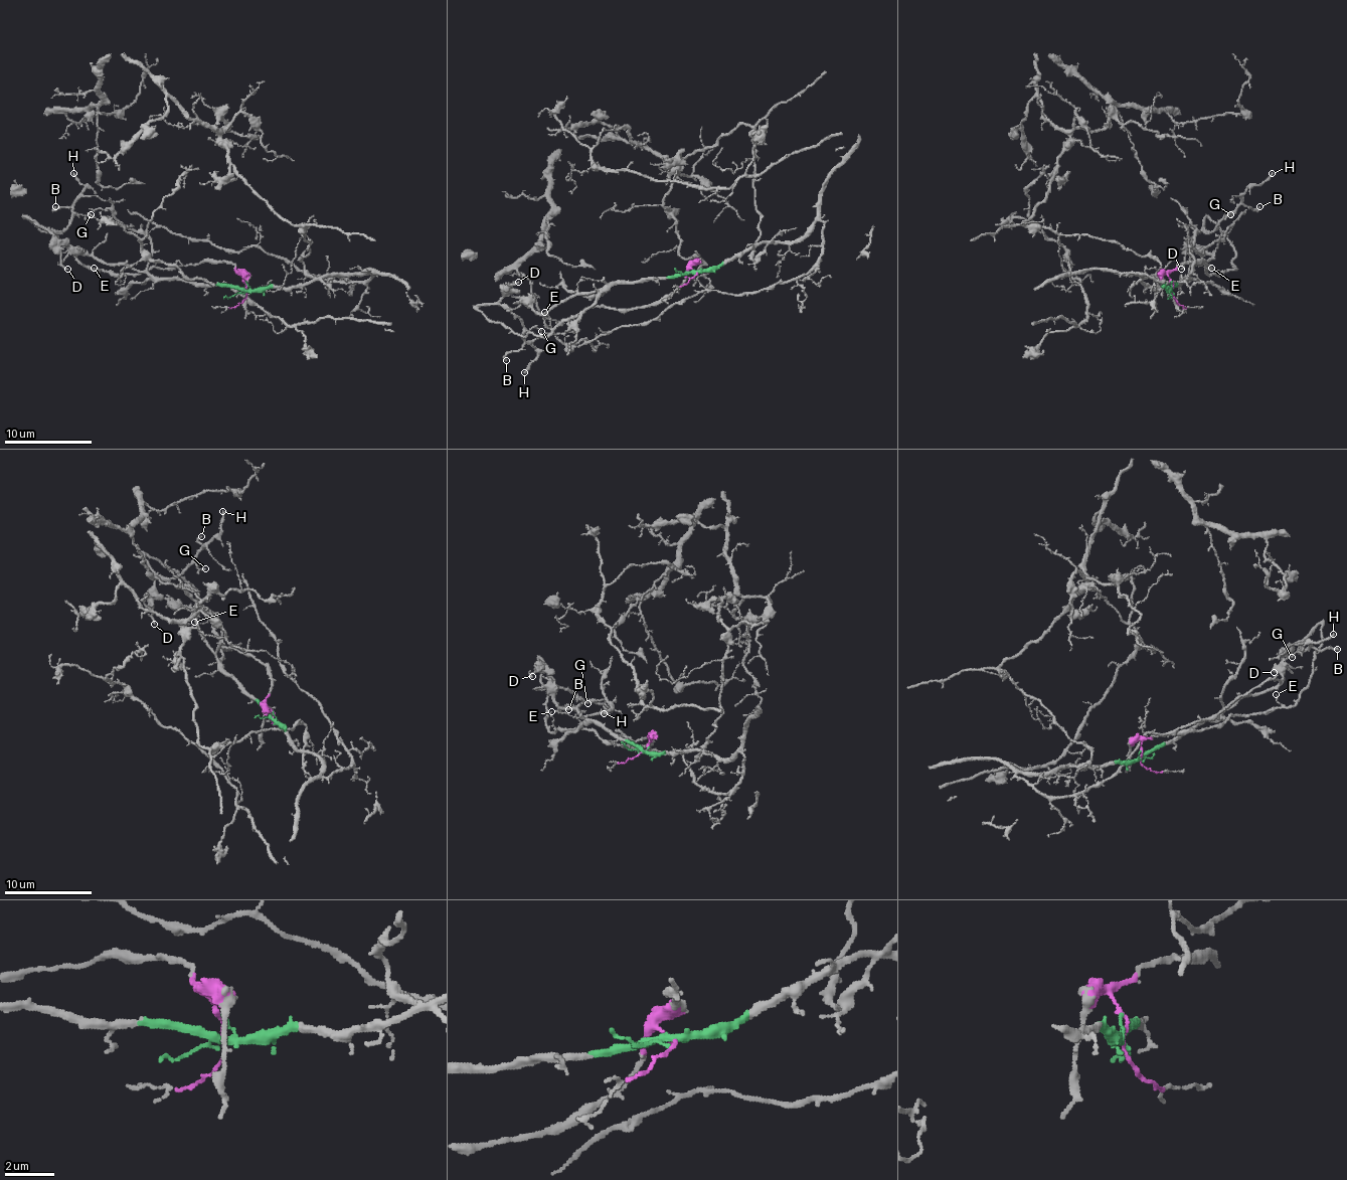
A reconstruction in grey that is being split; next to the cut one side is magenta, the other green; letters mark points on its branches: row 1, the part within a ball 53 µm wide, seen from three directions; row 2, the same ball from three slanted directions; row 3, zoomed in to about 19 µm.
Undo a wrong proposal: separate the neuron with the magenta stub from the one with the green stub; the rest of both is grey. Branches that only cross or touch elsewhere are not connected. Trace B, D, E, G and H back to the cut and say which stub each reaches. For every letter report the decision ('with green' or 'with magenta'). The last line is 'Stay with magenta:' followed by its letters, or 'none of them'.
B: with magenta
D: with magenta
E: with magenta
G: with magenta
H: with magenta
Stay with magenta: B, D, E, G, H

